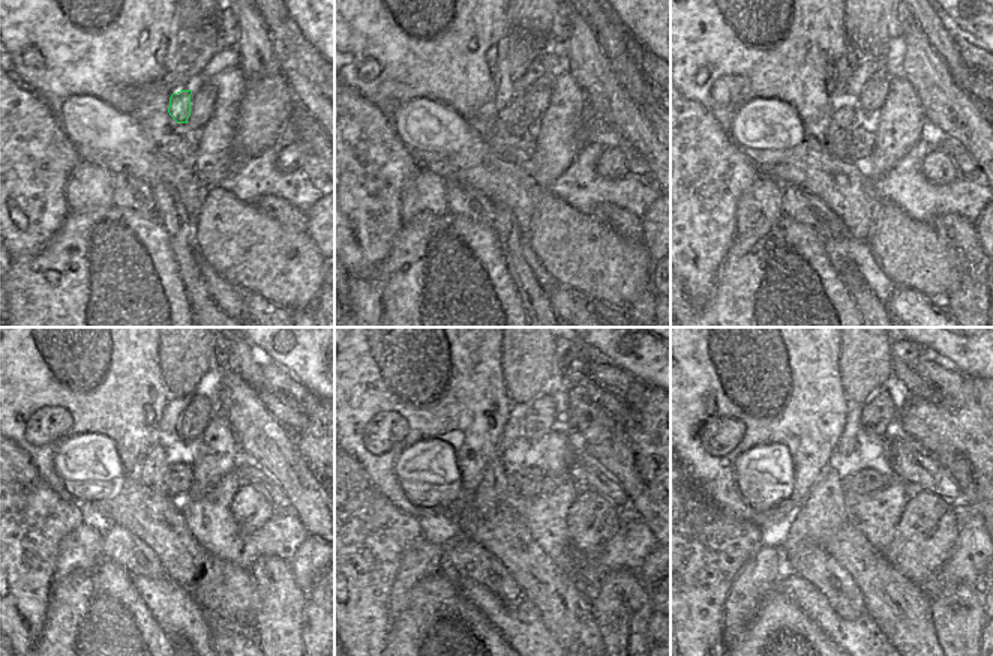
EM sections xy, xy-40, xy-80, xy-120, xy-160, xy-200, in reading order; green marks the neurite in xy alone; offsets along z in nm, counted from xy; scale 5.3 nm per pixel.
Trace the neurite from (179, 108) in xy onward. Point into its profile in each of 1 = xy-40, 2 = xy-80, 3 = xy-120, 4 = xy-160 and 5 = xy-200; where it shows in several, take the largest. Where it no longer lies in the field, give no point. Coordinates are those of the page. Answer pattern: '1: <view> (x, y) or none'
1: xy-40 (512, 111)
2: xy-80 (843, 116)
3: xy-120 (153, 469)
4: xy-160 (491, 491)
5: xy-200 (822, 512)

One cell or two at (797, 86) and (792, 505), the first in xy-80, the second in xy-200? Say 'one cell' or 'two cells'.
one cell

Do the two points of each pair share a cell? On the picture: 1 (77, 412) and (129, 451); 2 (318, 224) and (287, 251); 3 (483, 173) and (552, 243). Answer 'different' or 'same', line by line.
1: same
2: different
3: different

